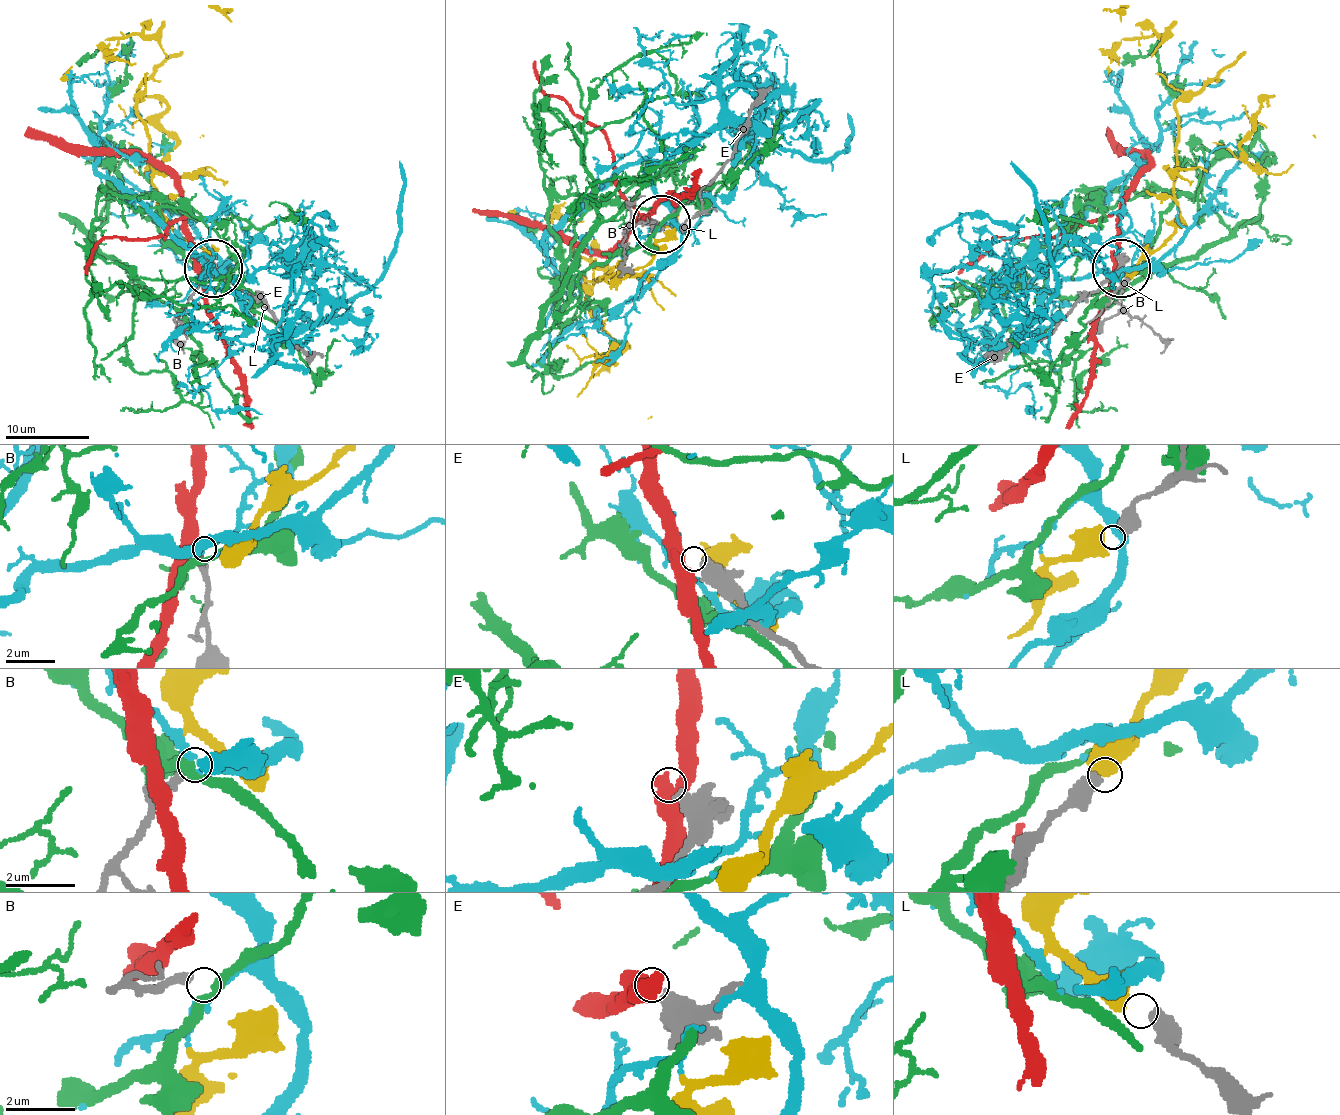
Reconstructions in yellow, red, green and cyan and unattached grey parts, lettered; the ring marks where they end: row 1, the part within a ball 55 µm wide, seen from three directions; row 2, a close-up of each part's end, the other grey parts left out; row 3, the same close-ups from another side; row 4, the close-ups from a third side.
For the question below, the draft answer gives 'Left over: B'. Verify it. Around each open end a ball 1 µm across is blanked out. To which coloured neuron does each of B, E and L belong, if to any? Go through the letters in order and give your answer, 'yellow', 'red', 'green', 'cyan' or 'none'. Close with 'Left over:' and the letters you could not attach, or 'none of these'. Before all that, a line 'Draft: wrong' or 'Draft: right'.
Draft: wrong
B: cyan
E: none
L: yellow
Left over: E

